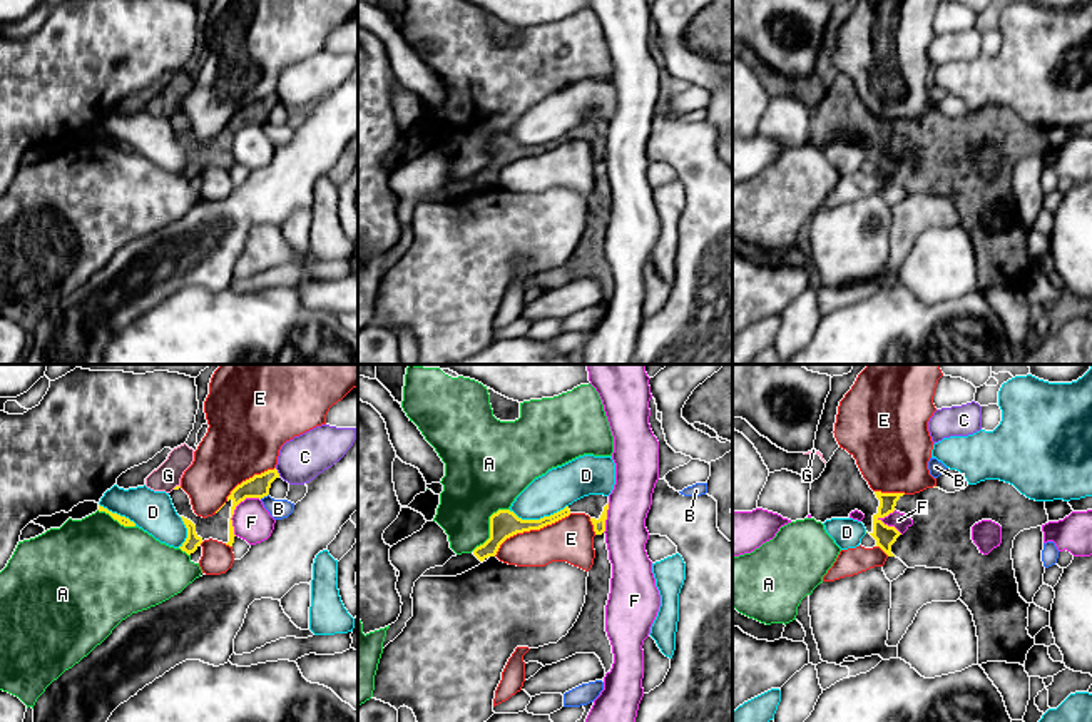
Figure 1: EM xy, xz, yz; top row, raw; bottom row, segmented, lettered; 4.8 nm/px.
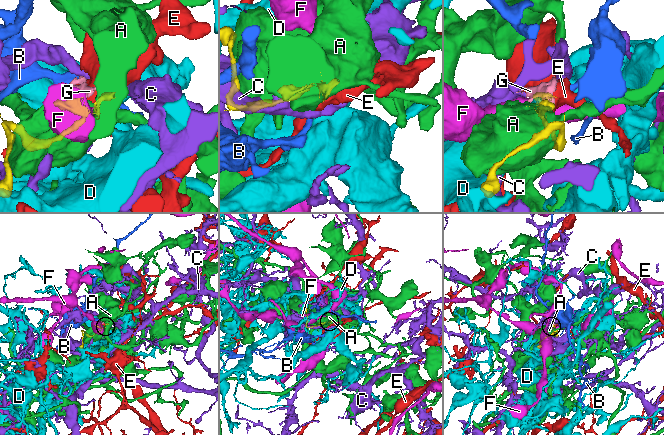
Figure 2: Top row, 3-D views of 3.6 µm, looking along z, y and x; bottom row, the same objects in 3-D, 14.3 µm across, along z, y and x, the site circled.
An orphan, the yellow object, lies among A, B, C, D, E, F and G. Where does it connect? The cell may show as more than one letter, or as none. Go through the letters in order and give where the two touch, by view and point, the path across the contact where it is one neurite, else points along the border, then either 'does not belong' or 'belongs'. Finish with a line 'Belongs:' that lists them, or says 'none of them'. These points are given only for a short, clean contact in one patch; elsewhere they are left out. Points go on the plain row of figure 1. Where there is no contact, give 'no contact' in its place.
A: contact xz (490, 152); does not belong
B: contact xy (263, 122); border xy (268, 119), (260, 124); does not belong
C: contact xy (276, 97); border xy (275, 94), (280, 101); does not belong
D: contact xz (537, 146); does not belong
E: contact xz (530, 154); does not belong
F: contact xy (234, 134); border xy (258, 122), (248, 122), (234, 134), (231, 144), (234, 161); does not belong
G: contact xy (176, 112); does not belong
Belongs: none of them

